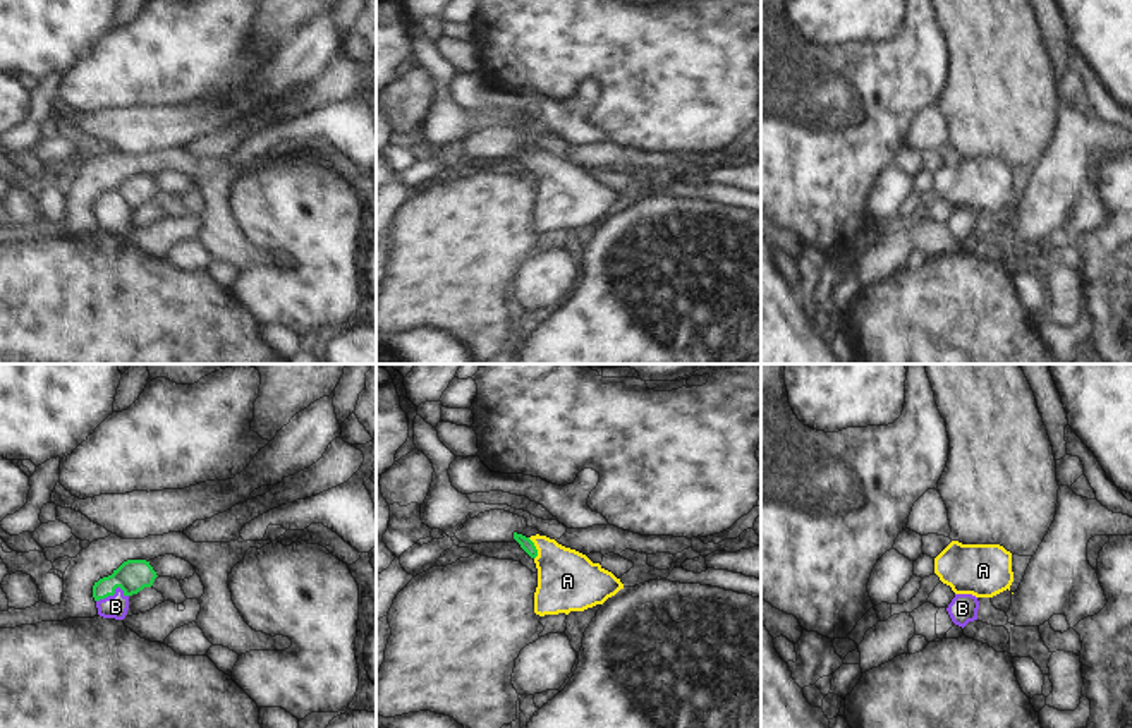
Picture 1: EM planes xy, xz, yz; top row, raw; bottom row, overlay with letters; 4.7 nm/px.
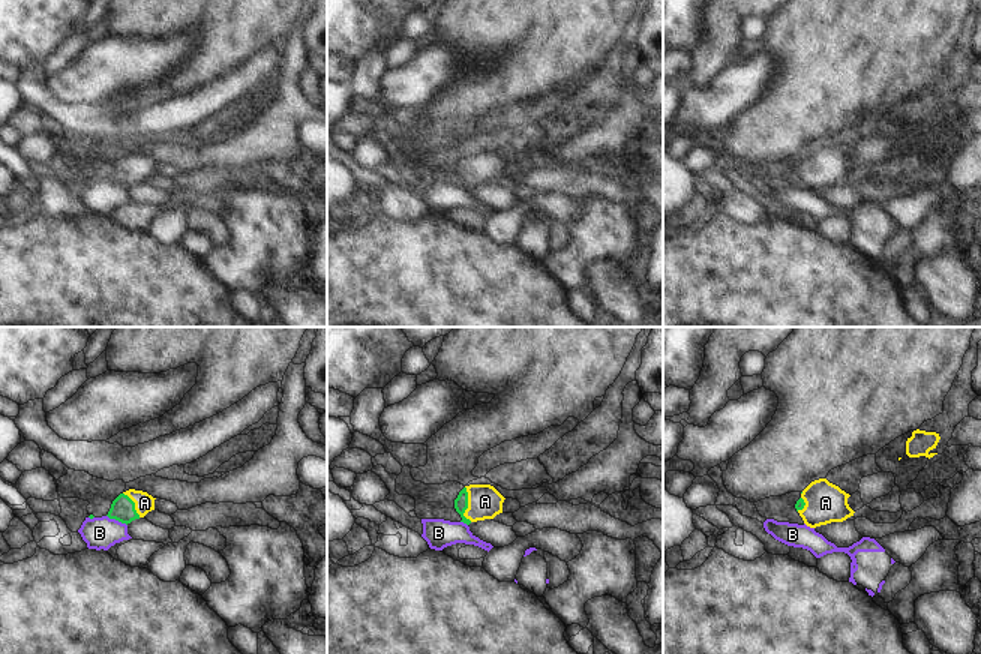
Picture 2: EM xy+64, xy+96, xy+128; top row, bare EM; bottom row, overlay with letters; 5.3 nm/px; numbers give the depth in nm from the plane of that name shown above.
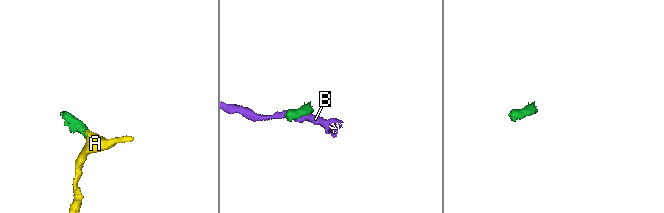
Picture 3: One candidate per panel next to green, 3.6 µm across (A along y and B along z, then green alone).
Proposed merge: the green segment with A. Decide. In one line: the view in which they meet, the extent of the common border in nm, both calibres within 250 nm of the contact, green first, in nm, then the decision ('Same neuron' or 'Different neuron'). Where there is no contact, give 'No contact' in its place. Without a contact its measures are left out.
Touches green in xz. Shared border 110 nm. Thickness 60 nm (green) against 280 nm. Same neuron.

